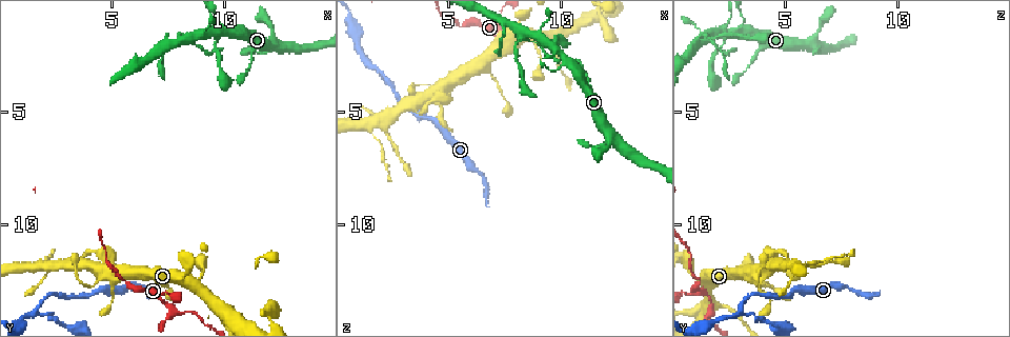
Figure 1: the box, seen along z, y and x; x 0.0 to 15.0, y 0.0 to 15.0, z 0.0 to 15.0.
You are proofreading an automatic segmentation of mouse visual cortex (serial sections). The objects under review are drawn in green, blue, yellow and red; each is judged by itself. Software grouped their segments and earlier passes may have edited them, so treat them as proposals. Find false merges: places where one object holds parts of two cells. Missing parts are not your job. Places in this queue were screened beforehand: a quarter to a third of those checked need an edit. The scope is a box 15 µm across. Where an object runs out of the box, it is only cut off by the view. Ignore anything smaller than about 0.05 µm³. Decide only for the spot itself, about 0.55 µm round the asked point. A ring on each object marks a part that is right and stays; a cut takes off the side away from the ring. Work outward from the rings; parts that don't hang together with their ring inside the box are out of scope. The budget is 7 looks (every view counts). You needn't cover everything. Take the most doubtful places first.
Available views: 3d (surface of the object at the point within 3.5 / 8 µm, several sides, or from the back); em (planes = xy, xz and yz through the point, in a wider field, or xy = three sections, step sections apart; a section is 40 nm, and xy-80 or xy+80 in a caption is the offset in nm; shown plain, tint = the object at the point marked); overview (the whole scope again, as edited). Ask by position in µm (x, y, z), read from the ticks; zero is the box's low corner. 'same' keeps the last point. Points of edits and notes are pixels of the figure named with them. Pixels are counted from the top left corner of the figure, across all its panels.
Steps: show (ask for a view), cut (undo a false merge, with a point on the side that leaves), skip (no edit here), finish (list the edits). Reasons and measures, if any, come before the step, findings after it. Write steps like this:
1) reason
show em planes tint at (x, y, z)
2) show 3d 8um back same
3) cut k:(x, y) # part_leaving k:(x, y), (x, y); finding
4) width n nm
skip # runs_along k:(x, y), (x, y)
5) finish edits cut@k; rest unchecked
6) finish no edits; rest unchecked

three-way junction
show 3d 8um at (1.5, 13.9, 3.1)

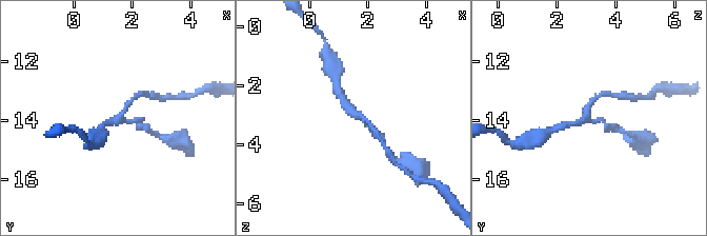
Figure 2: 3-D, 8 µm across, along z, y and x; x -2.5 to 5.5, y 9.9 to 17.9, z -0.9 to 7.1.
arms 3; arm_widths 150, 200, 250 nm
show em xy step 3 tint at (1.5, 13.9, 3.0)

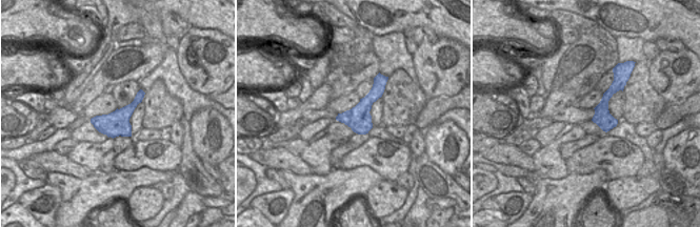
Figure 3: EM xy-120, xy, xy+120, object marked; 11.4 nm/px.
skip # runs_along 3:(618, 83), (604, 100), (605, 128); continuous, no second cell

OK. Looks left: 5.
narrows sharply
show 3d 3.5um at (7.6, 13.8, 1.6)

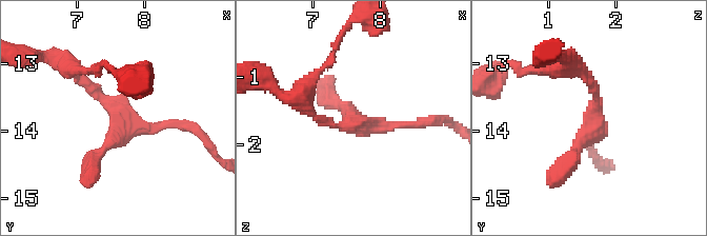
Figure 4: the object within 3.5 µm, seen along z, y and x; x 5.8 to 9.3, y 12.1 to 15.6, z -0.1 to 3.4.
show em planes tint at (7.65, 13.85, 1.65)

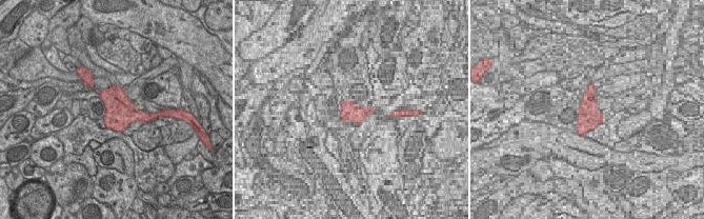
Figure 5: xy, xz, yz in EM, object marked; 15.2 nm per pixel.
skip # runs_along 4:(76, 72), (127, 128), (193, 128); all the same cell

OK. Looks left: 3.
small branch off a trunk
show 3d 3.5um at (10.1, 1.2, 3.0)

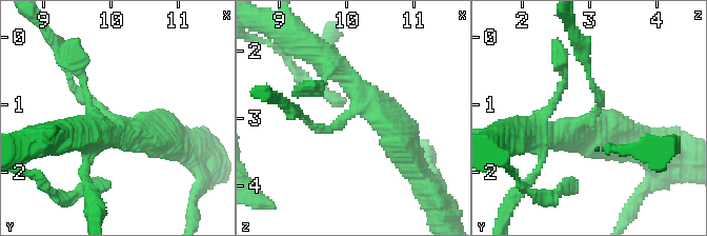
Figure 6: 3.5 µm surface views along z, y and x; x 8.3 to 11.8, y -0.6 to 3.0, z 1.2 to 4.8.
arms 3; arm_widths 150, 350, 450 nm
show em planes tint at (10.00, 1.20, 2.95)

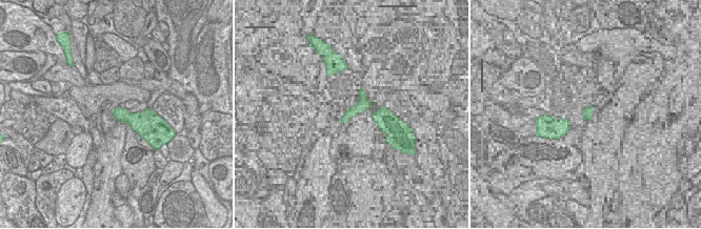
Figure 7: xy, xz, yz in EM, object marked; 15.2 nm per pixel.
cut 6:(73, 86) # part_leaving 6:(596, 110), (601, 93), (571, 38); two cells meet here

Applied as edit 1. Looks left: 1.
finish edits cut@6; rest unchecked

